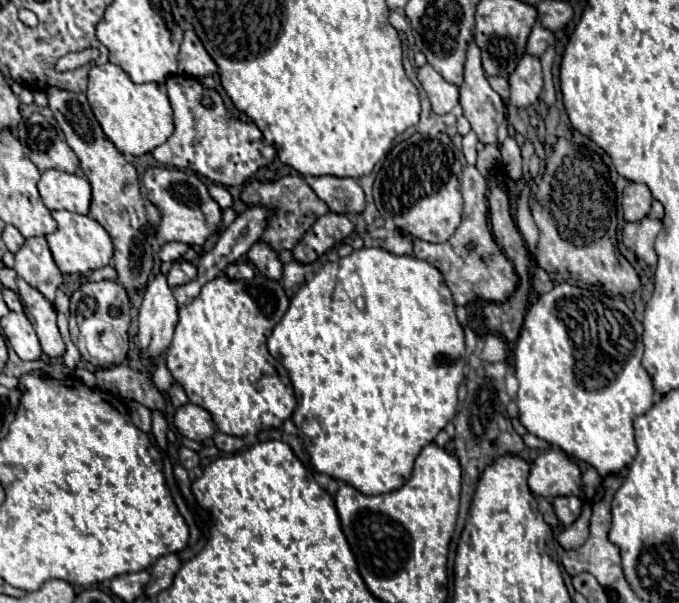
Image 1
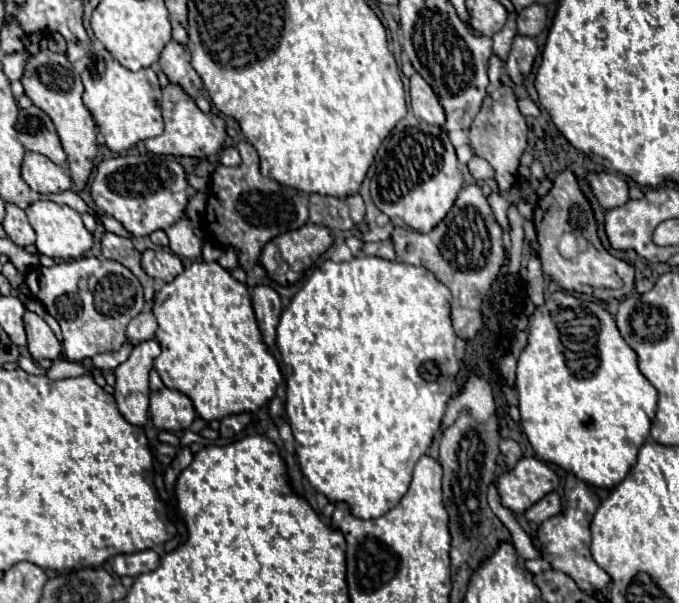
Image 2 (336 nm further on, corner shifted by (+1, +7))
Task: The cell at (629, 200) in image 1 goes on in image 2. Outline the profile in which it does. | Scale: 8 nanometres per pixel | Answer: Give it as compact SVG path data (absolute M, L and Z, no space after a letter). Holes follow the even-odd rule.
M615 173L589 175L589 185L605 209L615 209L629 201L629 185Z

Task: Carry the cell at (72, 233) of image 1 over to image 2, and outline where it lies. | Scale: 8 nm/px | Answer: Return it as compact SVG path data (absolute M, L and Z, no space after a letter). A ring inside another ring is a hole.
M37 201L37 203L29 205L25 211L27 211L31 227L37 233L35 247L41 255L47 255L53 259L79 259L87 251L91 251L93 235L85 229L81 215L75 209L71 209L69 205L61 205L55 201Z

